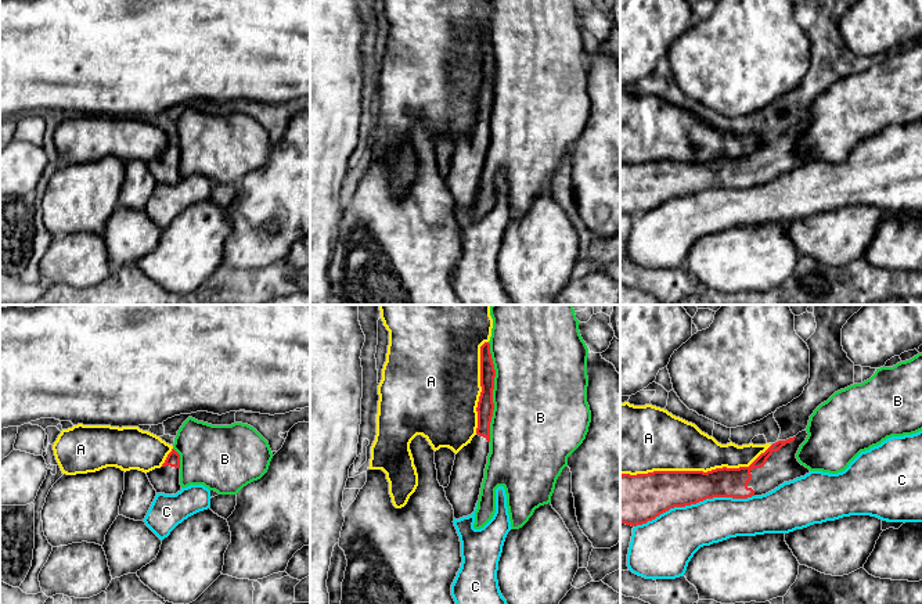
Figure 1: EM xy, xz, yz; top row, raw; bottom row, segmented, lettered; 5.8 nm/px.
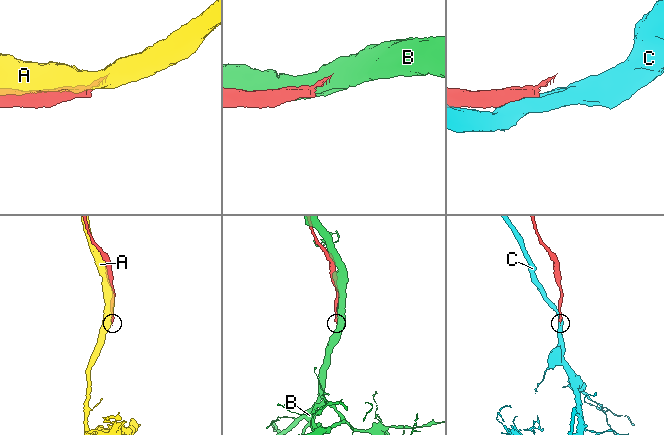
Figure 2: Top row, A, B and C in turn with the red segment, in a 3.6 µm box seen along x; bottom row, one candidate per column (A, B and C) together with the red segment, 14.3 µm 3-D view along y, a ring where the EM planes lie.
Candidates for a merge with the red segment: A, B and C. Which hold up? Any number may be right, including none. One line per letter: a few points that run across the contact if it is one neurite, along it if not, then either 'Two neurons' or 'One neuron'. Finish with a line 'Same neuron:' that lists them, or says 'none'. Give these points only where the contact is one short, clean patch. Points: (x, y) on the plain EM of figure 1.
A: Two neurons
B: Two neurons
C: Two neurons
Same neuron: none

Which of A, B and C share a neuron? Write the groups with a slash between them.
A / B / C

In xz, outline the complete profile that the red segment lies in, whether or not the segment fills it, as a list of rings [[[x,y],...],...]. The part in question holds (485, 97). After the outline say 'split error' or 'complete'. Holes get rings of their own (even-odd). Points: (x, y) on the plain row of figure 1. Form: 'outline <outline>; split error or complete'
outline [[[485,32],[480,36],[482,82],[476,97],[476,125],[455,144],[450,173],[444,177],[446,187],[453,195],[455,209],[471,205],[479,190],[487,145],[490,143],[494,66],[496,60],[490,43],[490,33]]]; split error

